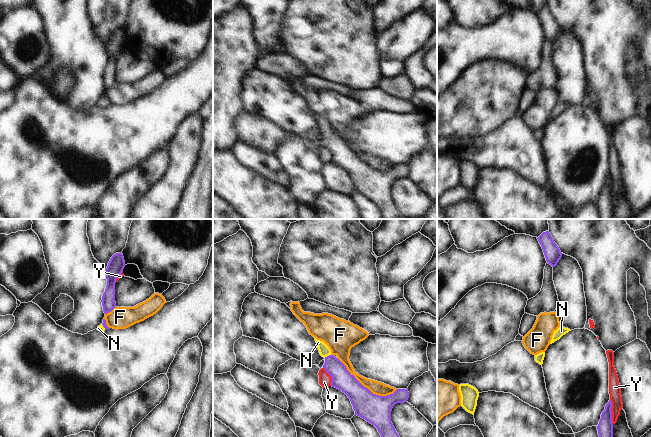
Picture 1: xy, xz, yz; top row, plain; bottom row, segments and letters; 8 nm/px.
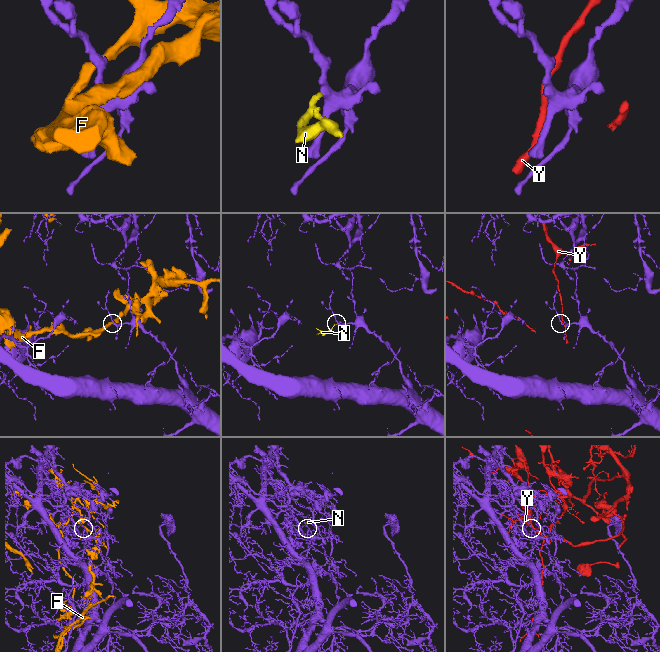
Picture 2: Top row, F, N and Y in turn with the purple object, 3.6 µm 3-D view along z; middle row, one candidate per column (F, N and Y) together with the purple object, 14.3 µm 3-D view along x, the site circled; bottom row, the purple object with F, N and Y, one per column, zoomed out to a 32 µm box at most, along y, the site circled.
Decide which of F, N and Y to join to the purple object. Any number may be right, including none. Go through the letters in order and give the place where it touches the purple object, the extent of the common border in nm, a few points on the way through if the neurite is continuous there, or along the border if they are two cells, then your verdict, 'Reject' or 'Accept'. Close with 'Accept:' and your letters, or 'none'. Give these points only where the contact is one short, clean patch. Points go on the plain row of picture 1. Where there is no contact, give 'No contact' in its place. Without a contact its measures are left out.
F: Touches purple at xz (367, 164). Shared border 550 nm. Reject
N: Touches purple at xz (327, 132). Shared border 60 nm. Path across: xz (342, 155), (327, 132), (324, 126). Accept
Y: Touches purple at yz (611, 187). Shared border 200 nm. Reject
Accept: N.

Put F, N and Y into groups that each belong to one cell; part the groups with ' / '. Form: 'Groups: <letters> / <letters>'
Groups: F / N / Y.

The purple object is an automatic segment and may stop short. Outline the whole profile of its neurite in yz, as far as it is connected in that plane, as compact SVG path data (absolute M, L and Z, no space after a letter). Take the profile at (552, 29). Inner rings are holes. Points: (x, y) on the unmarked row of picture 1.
M549 7L543 8L537 15L543 25L547 39L555 43L561 35L562 29L551 10Z

